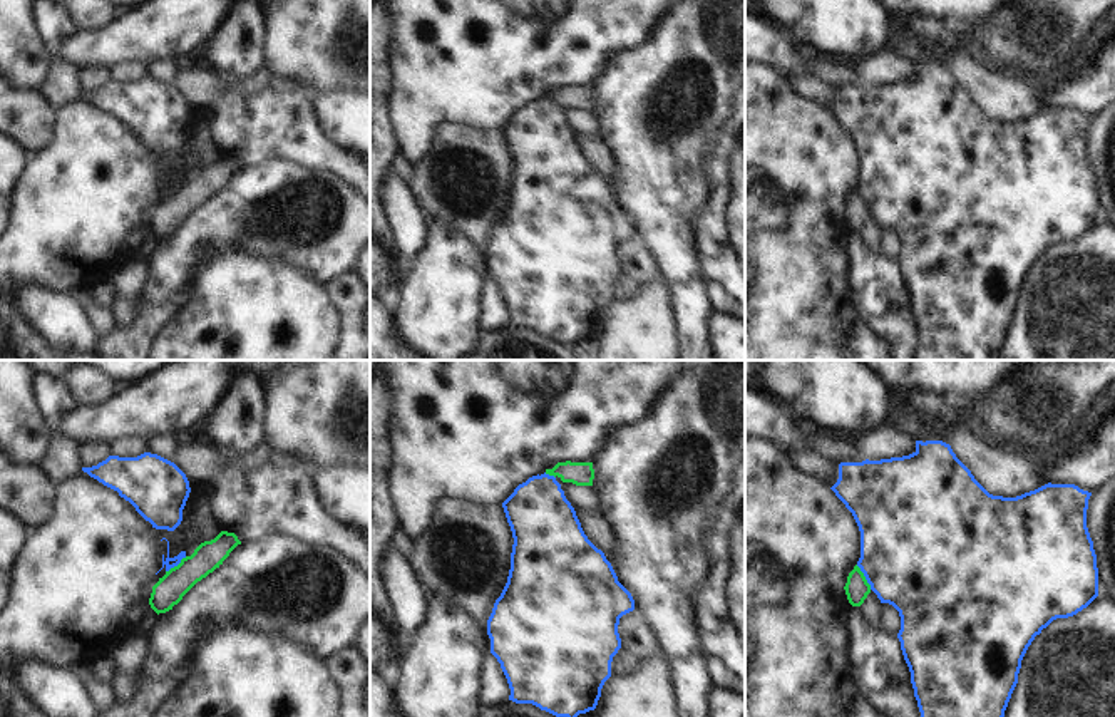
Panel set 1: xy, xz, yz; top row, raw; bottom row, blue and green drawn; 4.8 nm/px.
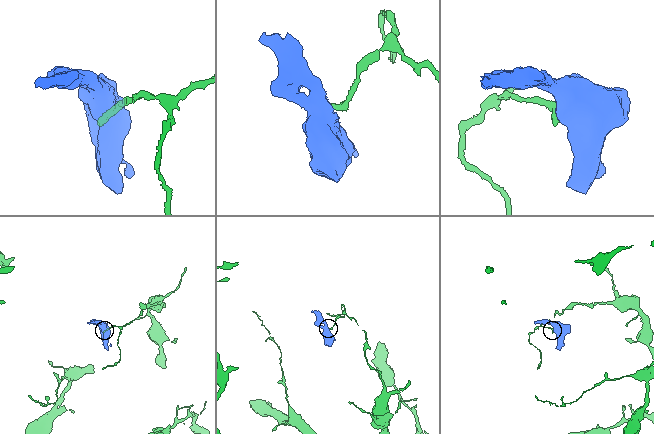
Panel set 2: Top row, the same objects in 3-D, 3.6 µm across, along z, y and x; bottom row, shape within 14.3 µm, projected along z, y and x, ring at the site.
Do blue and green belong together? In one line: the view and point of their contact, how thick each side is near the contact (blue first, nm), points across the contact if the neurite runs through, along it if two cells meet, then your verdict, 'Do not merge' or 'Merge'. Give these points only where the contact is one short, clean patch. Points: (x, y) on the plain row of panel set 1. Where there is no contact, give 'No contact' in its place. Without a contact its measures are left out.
Touches blue at yz (864, 200). Thickness 500 nm (blue) against 120 nm. Boundary: yz (856, 190), (871, 213). Do not merge

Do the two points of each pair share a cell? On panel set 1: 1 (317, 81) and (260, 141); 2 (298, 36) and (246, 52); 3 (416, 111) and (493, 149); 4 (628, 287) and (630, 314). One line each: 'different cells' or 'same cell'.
1: different cells
2: different cells
3: different cells
4: different cells

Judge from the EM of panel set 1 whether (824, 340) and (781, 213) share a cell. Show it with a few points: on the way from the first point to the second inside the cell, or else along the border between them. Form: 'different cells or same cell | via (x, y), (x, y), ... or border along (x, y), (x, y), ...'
same cell | via (792, 309), (781, 297), (781, 245)

